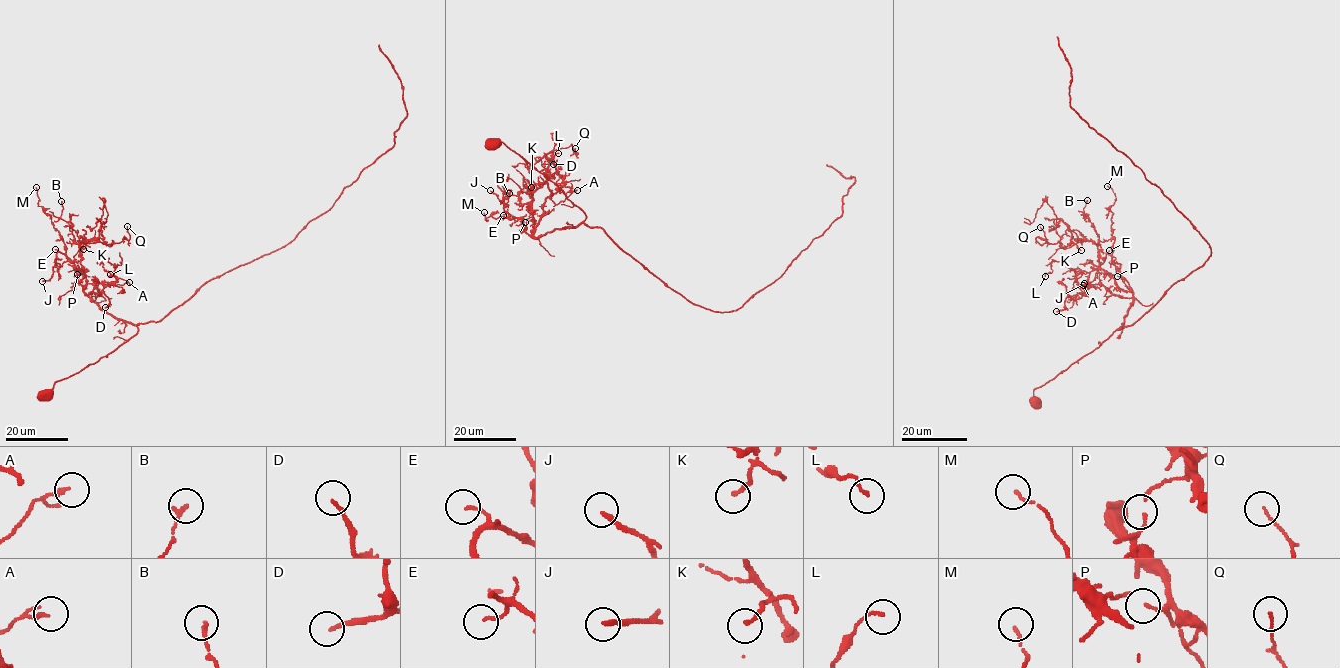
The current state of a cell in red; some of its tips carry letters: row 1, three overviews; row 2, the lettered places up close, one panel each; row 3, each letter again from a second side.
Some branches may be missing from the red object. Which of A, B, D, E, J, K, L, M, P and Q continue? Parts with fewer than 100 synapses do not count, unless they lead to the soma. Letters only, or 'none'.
none

